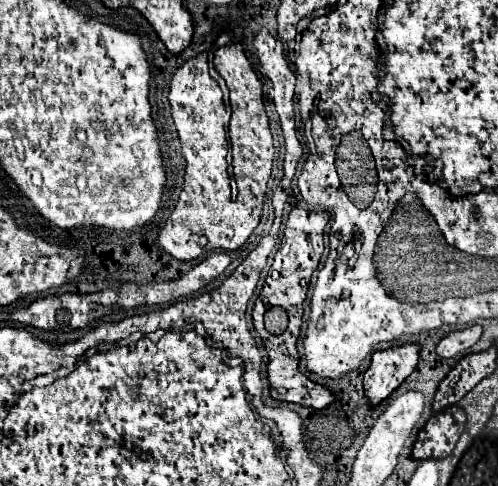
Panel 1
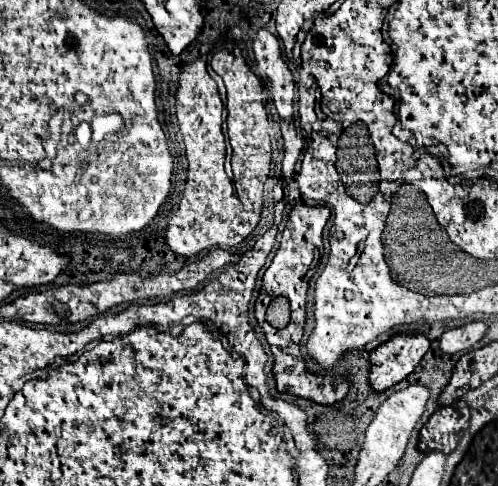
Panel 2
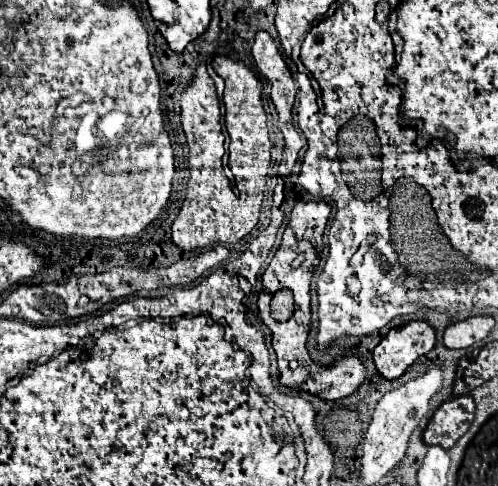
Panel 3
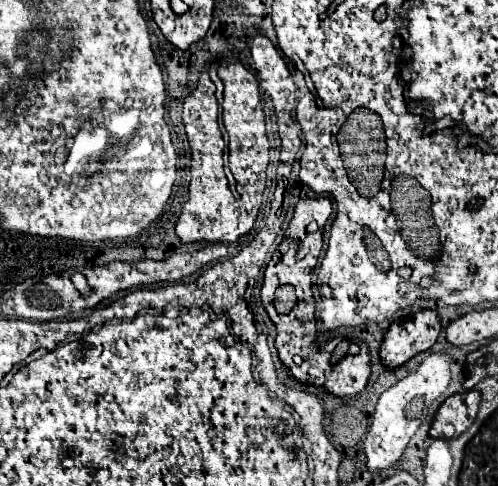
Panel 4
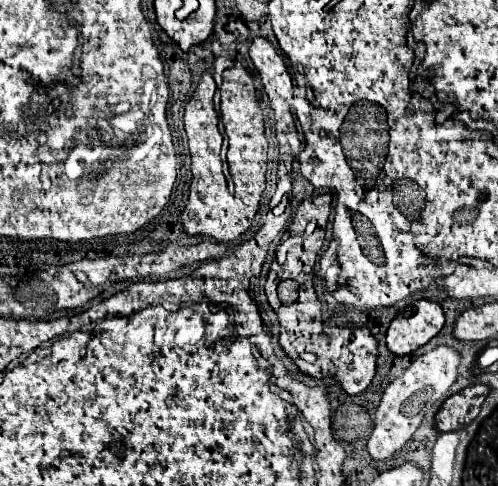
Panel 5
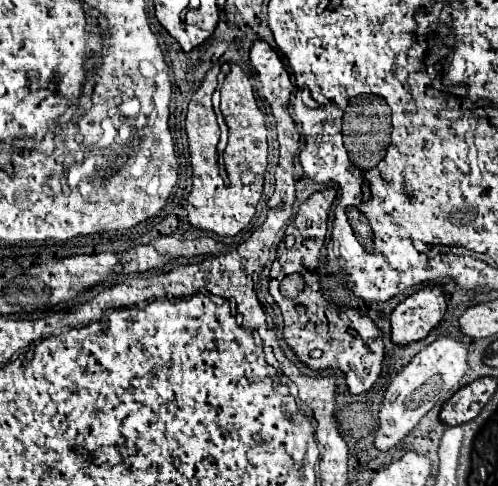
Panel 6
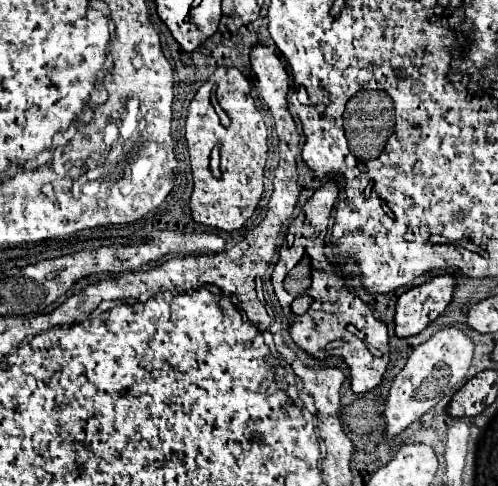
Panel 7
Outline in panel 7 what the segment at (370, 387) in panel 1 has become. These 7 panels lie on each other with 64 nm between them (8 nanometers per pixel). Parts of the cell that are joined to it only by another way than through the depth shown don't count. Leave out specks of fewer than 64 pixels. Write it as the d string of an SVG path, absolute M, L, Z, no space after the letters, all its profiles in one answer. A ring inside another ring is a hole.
M444 274L404 292L396 302L394 332L398 338L420 334L448 306L454 292L454 278Z

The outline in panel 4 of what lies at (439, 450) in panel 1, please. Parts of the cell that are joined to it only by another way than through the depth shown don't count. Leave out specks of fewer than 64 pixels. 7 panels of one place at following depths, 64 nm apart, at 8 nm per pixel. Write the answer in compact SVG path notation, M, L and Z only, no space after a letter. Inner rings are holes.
M460 392L444 400L444 404L438 408L434 422L430 426L430 438L444 438L444 440L454 440L462 432L466 432L476 414L478 414L478 404L480 404L480 392Z

